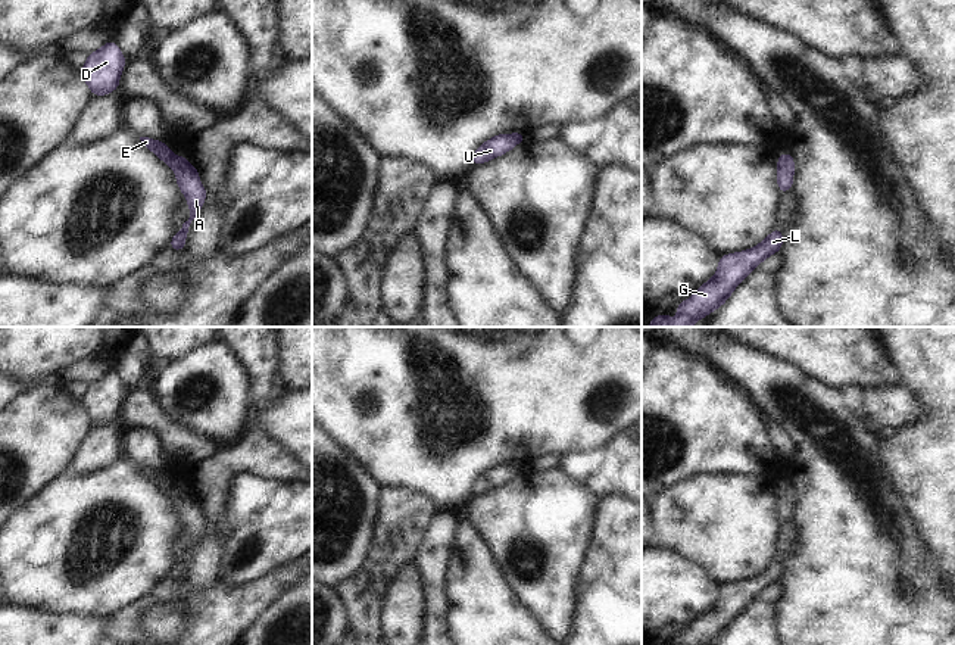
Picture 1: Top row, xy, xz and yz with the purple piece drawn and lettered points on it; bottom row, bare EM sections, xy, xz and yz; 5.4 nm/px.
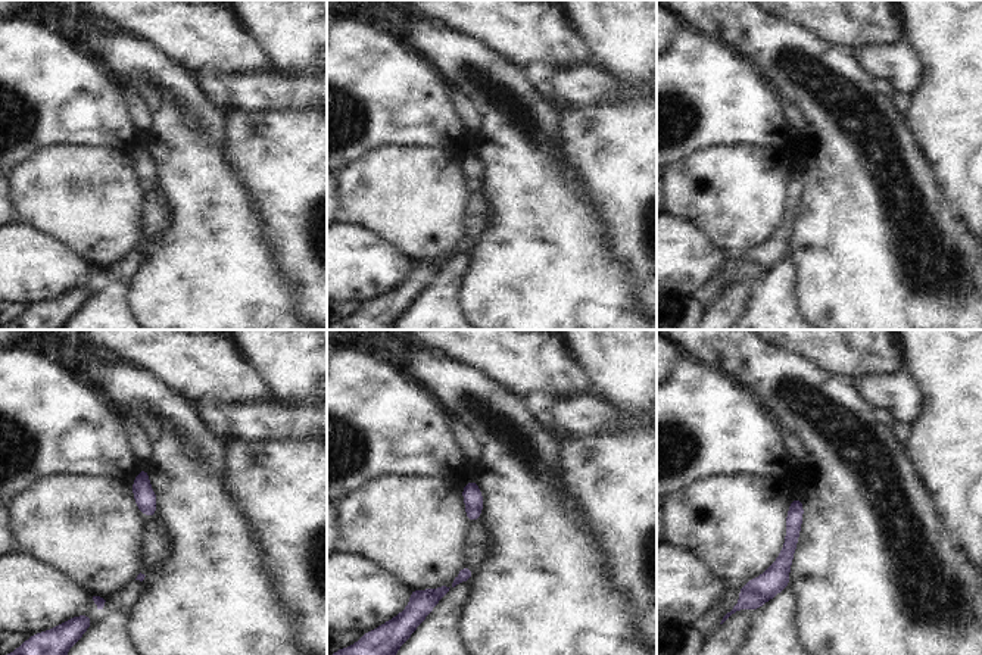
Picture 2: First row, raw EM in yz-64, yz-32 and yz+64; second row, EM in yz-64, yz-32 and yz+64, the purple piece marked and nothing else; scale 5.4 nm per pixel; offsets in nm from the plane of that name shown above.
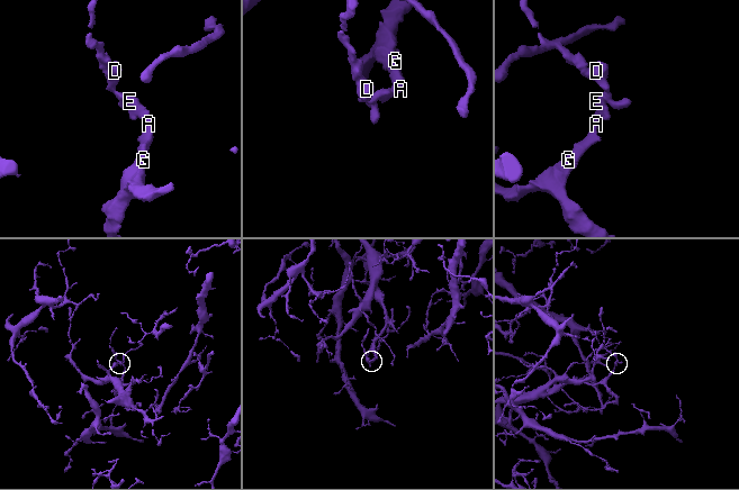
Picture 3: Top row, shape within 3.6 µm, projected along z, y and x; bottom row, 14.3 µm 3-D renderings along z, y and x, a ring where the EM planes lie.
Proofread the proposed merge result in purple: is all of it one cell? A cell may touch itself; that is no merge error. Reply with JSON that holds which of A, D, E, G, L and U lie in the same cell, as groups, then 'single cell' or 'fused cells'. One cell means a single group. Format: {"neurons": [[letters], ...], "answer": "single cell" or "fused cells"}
{"neurons": [["A", "D", "E", "G", "L", "U"]], "answer": "single cell"}

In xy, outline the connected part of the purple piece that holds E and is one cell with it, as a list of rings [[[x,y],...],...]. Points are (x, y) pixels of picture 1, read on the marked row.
[[[140,137],[143,146],[157,155],[169,169],[175,169],[175,181],[184,194],[190,218],[182,224],[182,228],[172,236],[169,247],[181,252],[185,247],[187,233],[191,221],[199,215],[206,200],[206,188],[199,178],[199,169],[188,163],[188,158],[178,156],[169,150],[165,141]]]

